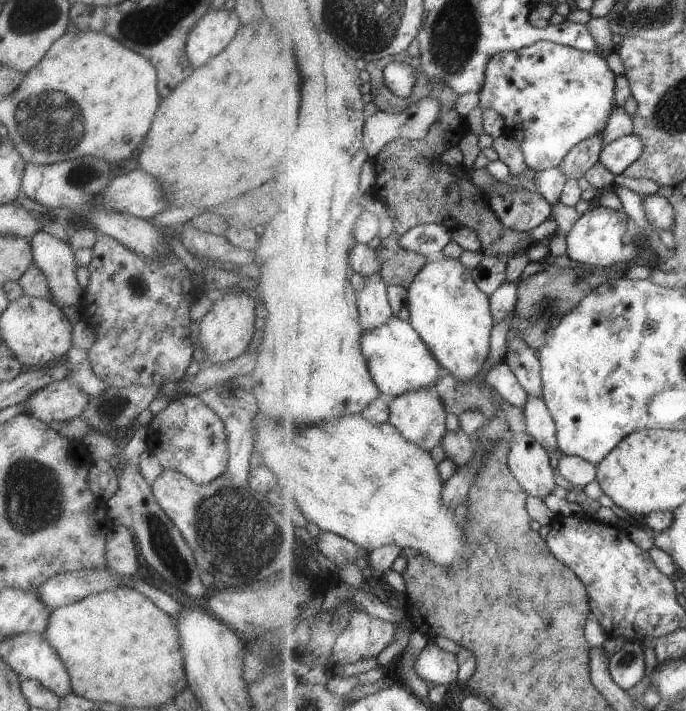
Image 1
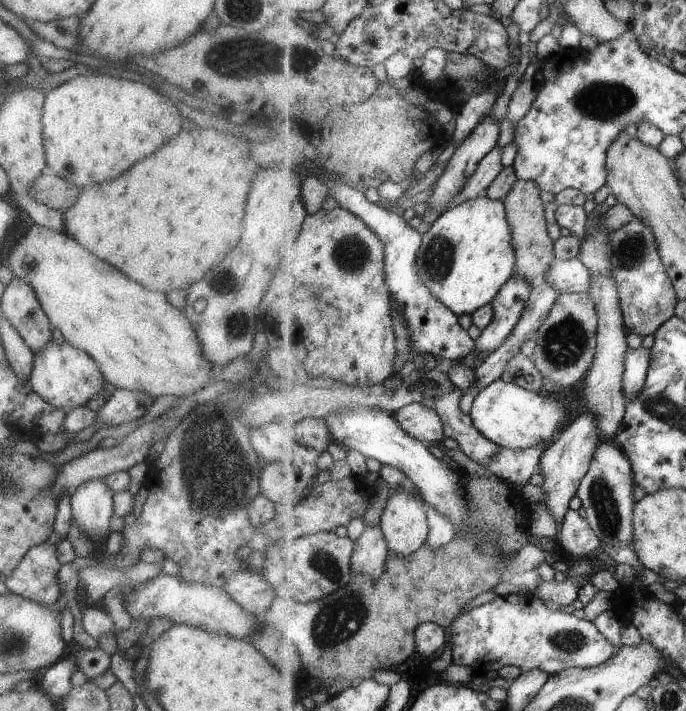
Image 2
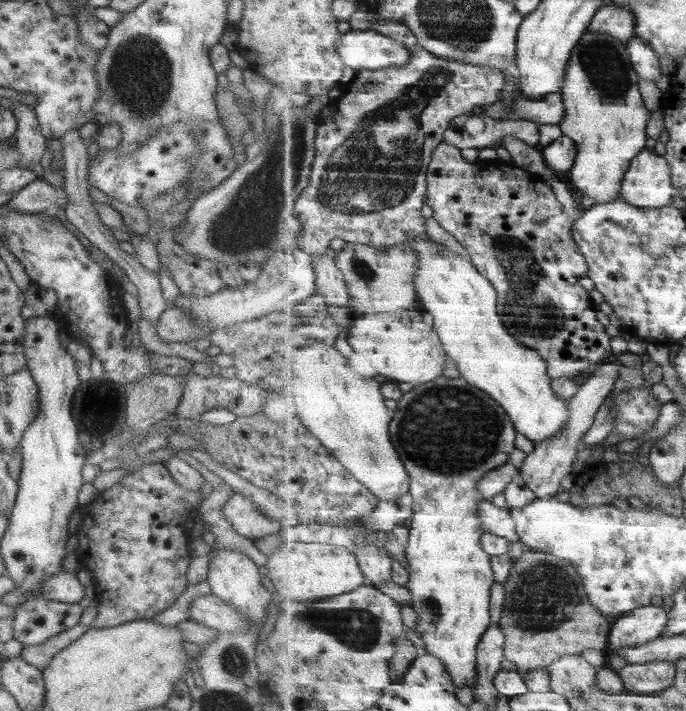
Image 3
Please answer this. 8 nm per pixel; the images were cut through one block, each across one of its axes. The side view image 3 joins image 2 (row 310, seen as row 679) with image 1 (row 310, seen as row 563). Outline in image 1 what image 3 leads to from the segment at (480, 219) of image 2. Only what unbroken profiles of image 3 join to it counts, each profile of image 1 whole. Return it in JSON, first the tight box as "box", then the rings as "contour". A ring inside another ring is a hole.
{"box":[406,256,495,382],"contour":[[[438,256],[431,260],[417,274],[415,281],[408,290],[406,302],[410,312],[409,322],[422,336],[422,340],[438,360],[438,364],[445,372],[450,373],[457,381],[472,382],[483,368],[489,348],[491,348],[491,332],[495,326],[490,297],[484,294],[475,283],[472,270],[466,268],[459,259],[447,259]]]}

